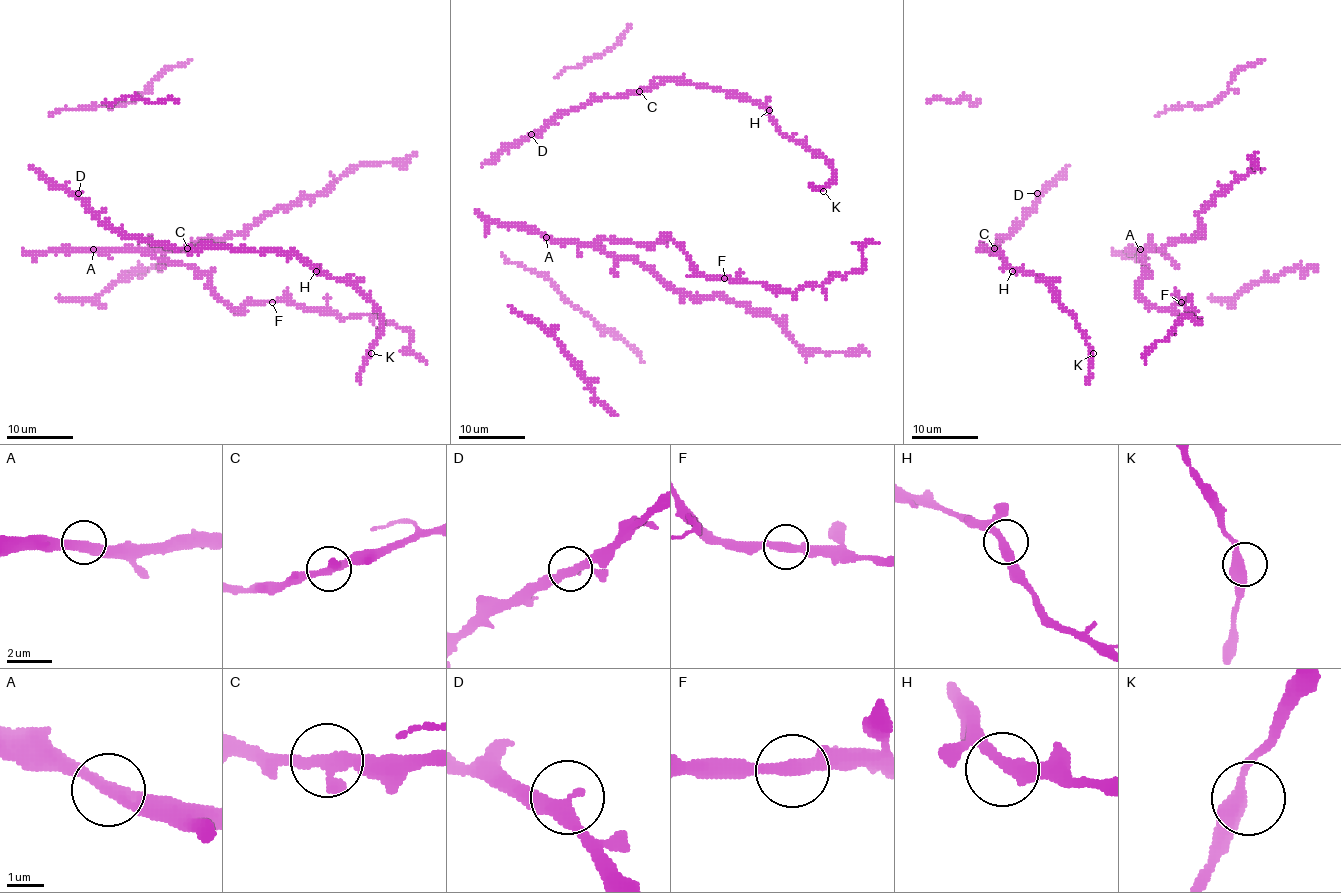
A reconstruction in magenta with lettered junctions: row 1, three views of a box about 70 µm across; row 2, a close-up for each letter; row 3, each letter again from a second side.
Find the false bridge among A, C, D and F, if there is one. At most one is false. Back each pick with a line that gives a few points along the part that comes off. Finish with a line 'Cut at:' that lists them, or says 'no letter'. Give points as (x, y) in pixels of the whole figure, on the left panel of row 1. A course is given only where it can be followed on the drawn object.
Cut at: no letter

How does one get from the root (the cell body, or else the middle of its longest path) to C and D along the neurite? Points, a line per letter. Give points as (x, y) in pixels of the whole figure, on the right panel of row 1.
C: (1092, 352), (1077, 319), (1050, 289), (1034, 274), (1015, 271), (999, 252), (982, 247), (994, 247)
D: (1092, 352), (1077, 319), (1042, 280), (982, 247), (996, 247), (1007, 237), (1030, 211), (1037, 193)

